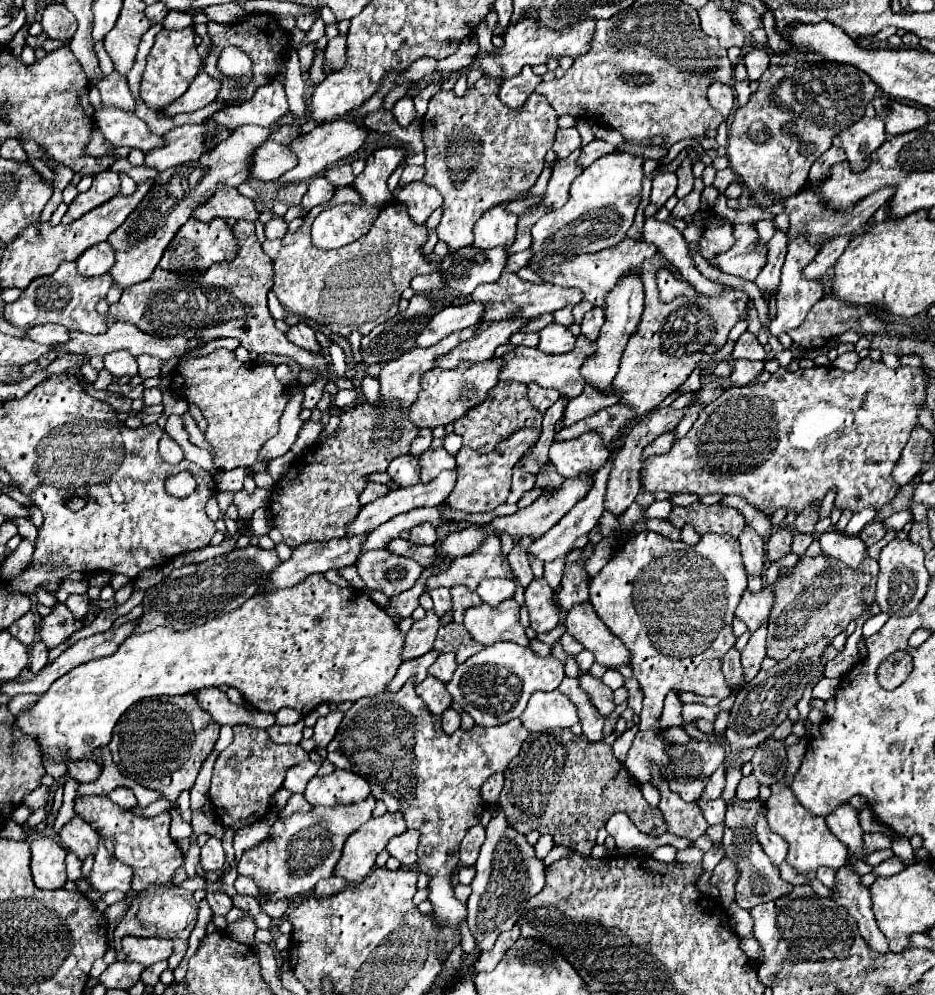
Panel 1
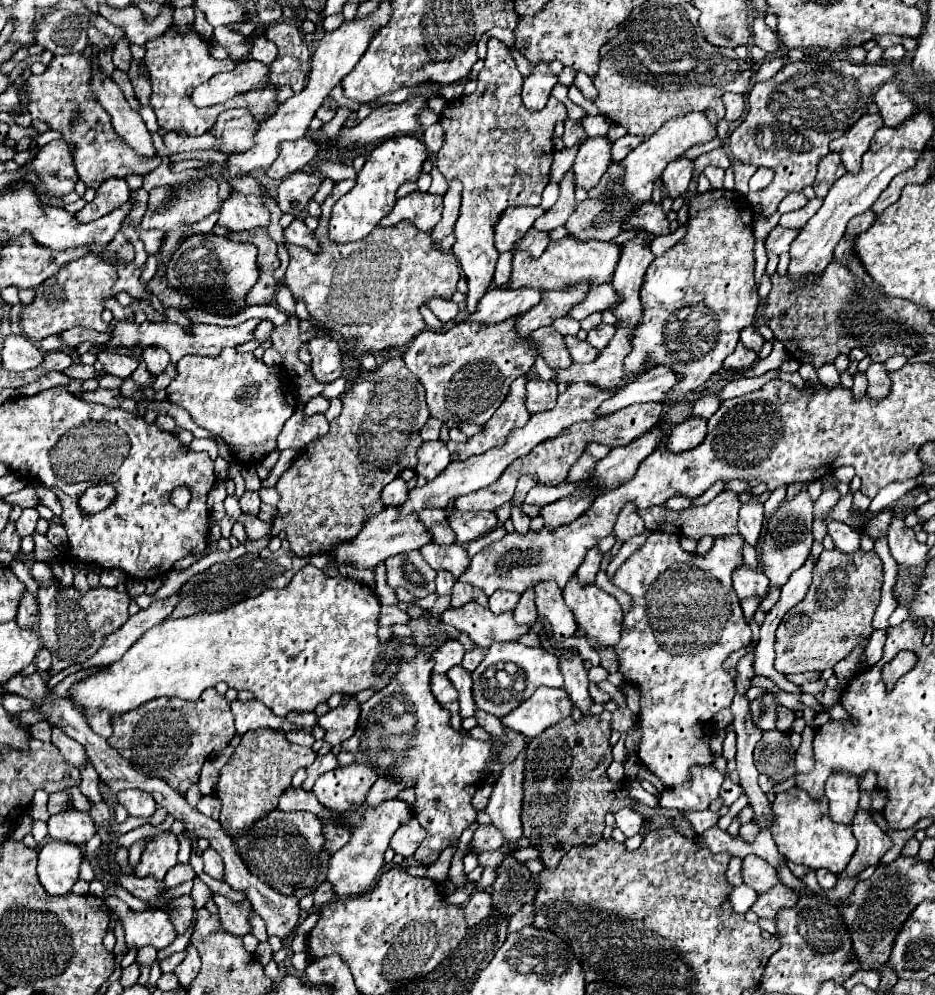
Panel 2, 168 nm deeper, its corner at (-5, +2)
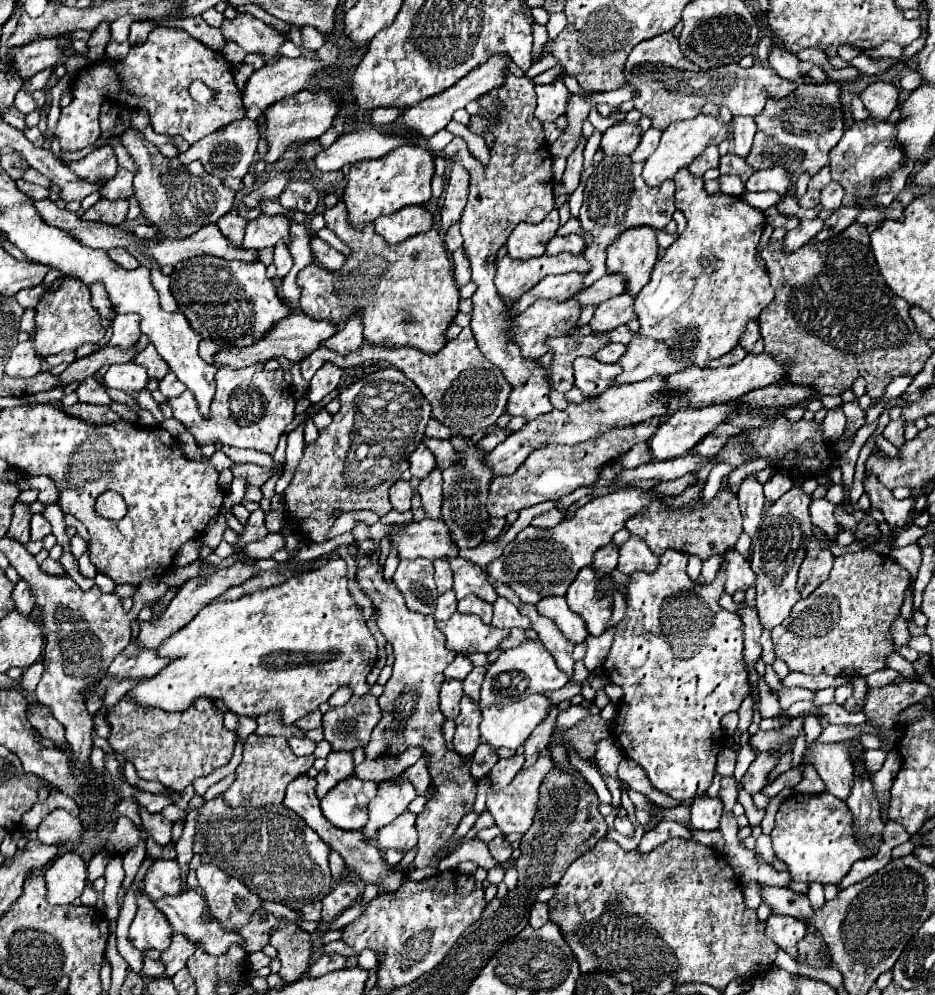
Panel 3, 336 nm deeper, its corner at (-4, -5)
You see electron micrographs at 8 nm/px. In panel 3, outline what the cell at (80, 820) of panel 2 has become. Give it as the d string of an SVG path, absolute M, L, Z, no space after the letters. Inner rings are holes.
M54 809L40 821L36 833L38 833L38 839L48 845L52 845L54 841L70 843L82 835L82 825L78 817L70 815L68 811Z

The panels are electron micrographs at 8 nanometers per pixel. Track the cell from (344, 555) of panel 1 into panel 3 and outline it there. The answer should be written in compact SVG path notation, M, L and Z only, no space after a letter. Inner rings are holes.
M424 519L420 523L408 523L402 535L390 535L392 543L398 543L400 559L426 557L430 561L442 557L456 557L458 547L450 539L450 531L442 519Z

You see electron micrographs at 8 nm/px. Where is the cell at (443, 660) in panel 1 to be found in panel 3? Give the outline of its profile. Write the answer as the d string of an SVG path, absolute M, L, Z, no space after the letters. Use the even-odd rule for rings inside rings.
M468 697L462 699L462 711L456 717L456 735L454 735L454 751L462 759L472 759L478 747L478 705Z

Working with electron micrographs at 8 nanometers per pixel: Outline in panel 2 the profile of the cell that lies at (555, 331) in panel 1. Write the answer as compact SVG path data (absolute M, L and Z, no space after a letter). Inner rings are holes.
M563 336L563 342L565 342L573 362L591 362L591 358L595 358L595 354L599 354L597 348L593 348L585 340L579 340L577 336Z

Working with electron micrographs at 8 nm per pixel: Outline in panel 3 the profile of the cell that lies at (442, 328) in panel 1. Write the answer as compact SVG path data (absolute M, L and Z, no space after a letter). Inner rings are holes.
M572 271L572 273L564 273L564 275L550 275L550 277L544 277L538 285L534 285L530 291L526 291L520 301L516 301L512 307L510 307L510 313L516 315L516 313L522 313L524 309L528 309L534 301L538 299L556 299L556 301L566 301L570 297L574 297L580 289L582 289L582 283L584 283L584 277L586 273L578 273L578 271Z

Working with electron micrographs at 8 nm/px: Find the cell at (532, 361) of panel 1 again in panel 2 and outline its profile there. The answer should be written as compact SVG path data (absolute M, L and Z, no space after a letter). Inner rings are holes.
M617 330L617 334L609 340L607 348L599 352L599 356L589 364L573 362L567 368L555 368L553 382L587 382L601 390L613 390L623 382L623 378L635 378L637 374L627 374L623 370L623 358L631 352L631 342L627 342L627 330Z

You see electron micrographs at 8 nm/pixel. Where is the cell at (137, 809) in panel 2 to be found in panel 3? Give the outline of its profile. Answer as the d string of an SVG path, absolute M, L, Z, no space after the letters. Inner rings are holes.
M140 807L140 815L144 821L144 829L154 837L154 841L158 845L168 845L172 843L172 823L168 819L164 819L160 813L150 815L144 807Z

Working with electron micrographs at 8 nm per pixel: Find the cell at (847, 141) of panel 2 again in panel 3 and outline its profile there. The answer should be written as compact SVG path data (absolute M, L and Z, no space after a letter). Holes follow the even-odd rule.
M868 117L848 127L842 139L838 141L838 145L832 149L830 175L832 175L832 181L840 183L848 193L854 193L860 197L872 197L874 183L884 177L890 177L904 163L906 163L906 155L904 151L900 151L900 145L896 139L896 127L886 121L876 121L874 117Z

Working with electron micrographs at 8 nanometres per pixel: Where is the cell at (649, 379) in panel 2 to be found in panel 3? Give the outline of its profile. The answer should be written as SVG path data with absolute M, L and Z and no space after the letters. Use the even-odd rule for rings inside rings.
M748 353L740 363L730 367L718 367L718 369L702 369L696 365L686 367L680 373L670 375L666 381L670 385L670 391L682 393L682 397L672 399L668 415L672 415L678 409L686 409L686 405L708 405L710 401L726 401L726 397L740 397L742 393L748 393L750 389L760 389L762 385L772 385L774 381L780 381L786 377L786 365L770 357L768 353Z

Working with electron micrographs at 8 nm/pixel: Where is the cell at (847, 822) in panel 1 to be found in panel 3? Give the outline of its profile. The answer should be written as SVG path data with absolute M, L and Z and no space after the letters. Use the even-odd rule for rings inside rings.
M808 743L802 765L812 765L826 785L826 791L846 799L854 781L854 767L842 743Z

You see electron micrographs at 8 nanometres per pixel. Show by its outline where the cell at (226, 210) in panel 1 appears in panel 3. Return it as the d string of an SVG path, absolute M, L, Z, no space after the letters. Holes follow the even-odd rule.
M262 215L246 225L244 245L248 249L274 247L278 241L290 241L290 223L286 217L268 217Z

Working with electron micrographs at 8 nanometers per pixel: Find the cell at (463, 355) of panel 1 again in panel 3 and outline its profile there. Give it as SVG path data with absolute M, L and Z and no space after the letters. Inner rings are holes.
M606 273L590 289L582 289L582 293L578 293L576 299L582 307L600 305L616 295L622 295L624 291L626 291L626 279L620 273Z

